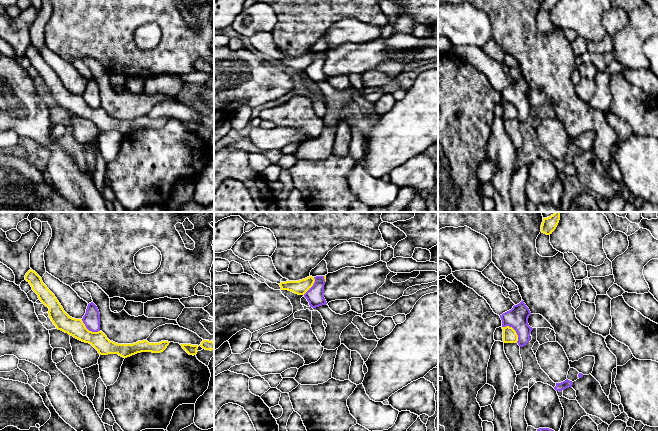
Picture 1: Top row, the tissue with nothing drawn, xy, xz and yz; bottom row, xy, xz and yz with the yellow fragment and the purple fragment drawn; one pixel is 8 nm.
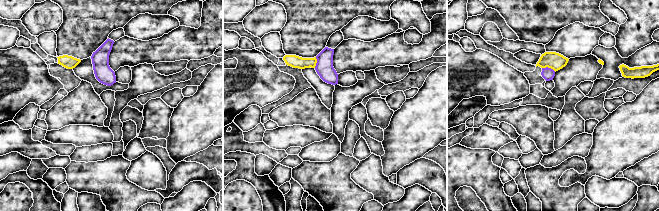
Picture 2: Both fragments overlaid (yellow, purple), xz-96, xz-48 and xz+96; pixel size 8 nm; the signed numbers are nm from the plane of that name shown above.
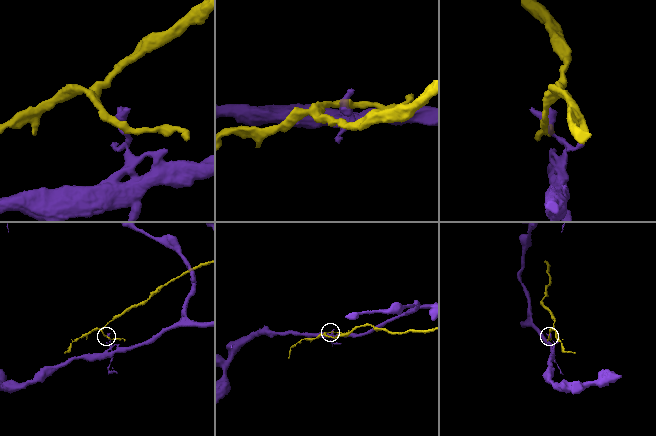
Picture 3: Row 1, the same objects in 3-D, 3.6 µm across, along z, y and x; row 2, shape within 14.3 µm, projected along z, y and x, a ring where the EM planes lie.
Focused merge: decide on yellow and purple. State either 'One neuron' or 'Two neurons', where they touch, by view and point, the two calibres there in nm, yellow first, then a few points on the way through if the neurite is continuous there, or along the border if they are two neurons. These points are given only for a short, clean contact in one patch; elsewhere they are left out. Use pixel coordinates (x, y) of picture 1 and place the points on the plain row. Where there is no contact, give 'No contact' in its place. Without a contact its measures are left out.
Two neurons. Touches yellow at yz (514, 106). Thickness 110 nm (yellow) against 170 nm. Boundary: yz (502, 102), (510, 102), (515, 107), (517, 118)

